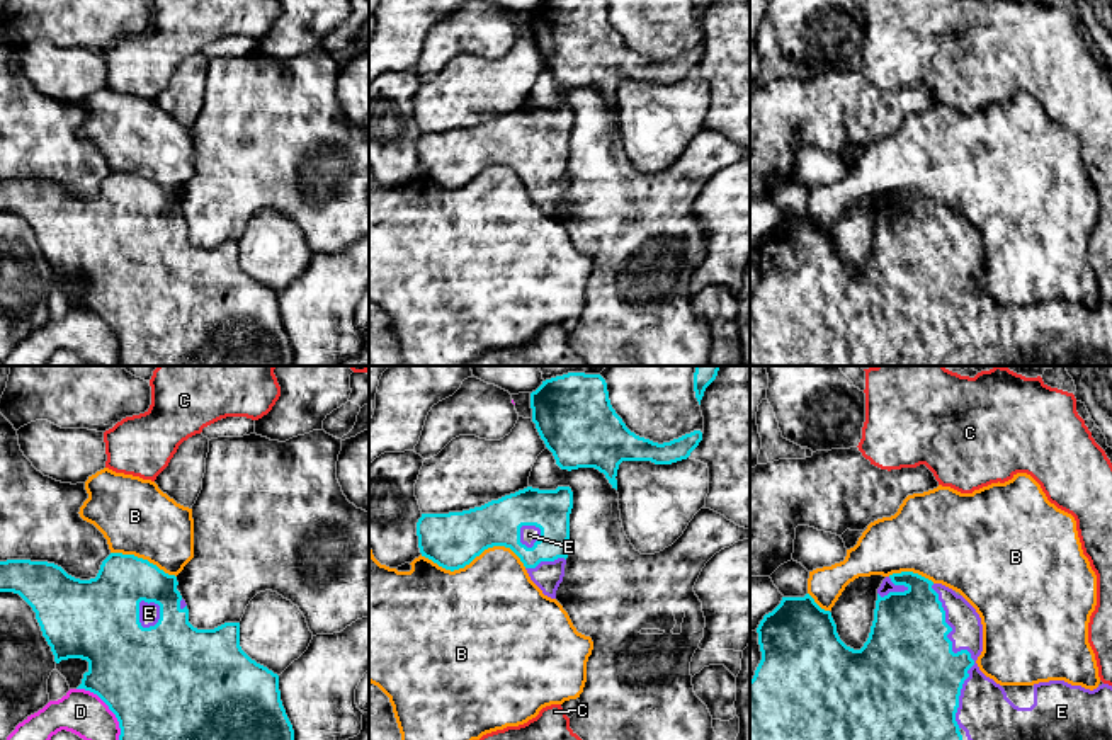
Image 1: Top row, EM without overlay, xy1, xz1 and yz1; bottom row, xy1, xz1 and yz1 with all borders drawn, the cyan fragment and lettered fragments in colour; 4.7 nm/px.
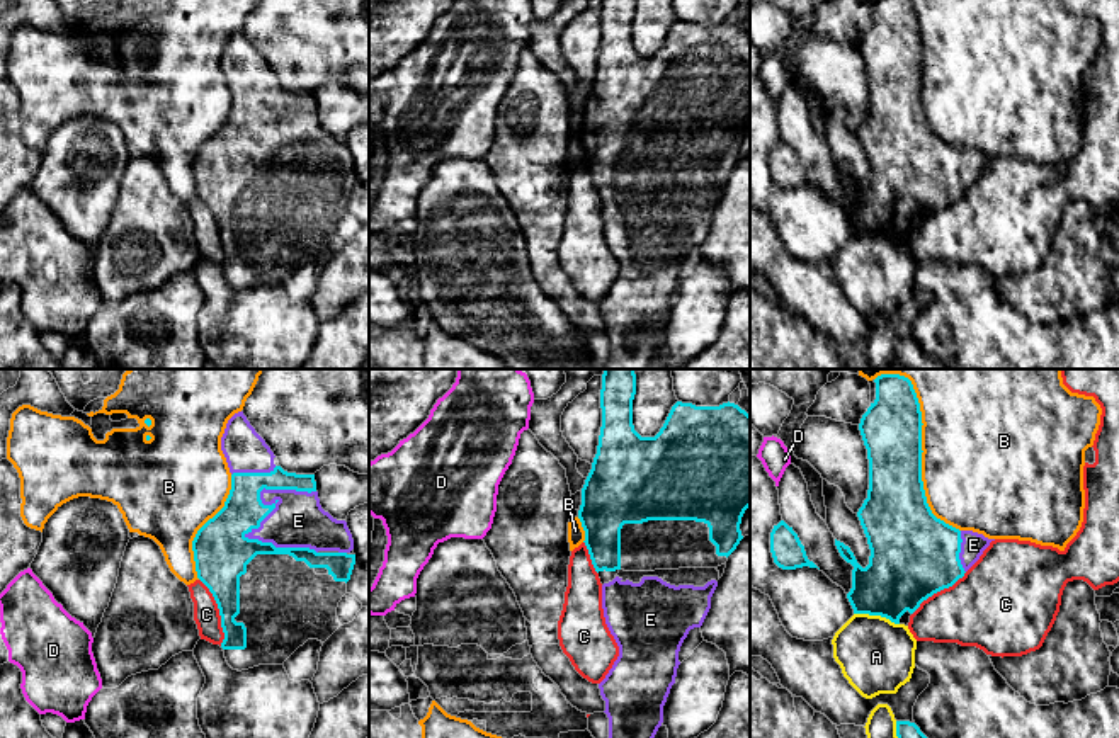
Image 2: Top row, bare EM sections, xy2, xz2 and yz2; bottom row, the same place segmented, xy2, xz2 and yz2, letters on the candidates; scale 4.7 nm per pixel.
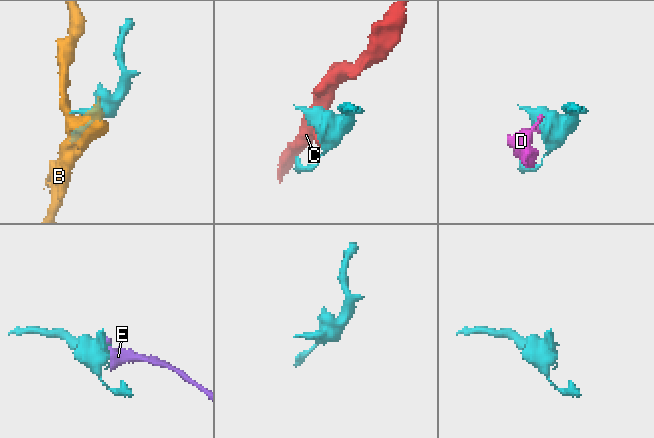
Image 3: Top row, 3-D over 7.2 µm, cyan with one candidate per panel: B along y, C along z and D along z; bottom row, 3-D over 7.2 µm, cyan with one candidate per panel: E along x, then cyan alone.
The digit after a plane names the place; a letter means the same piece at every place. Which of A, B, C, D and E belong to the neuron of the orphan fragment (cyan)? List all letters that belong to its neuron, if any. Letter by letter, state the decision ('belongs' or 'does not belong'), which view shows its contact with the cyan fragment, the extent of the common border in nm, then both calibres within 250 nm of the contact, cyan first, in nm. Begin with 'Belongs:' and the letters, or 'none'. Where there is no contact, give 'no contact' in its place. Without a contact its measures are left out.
Belongs: E
A: does not belong; meets cyan in yz2; contact 220 nm long; 340 nm thick on the cyan side, 360 nm on the other
B: does not belong; meets cyan in yz2; contact 750 nm long; 300 nm thick on the cyan side, 500 nm on the other
C: does not belong; meets cyan in xy2; contact 340 nm long; 240 nm thick on the cyan side, 130 nm on the other
D: does not belong; meets cyan in xy1; contact 340 nm long; 500 nm thick on the cyan side, 220 nm on the other
E: belongs; meets cyan in xy2; contact 400 nm long; 260 nm thick on the cyan side, 260 nm on the other

